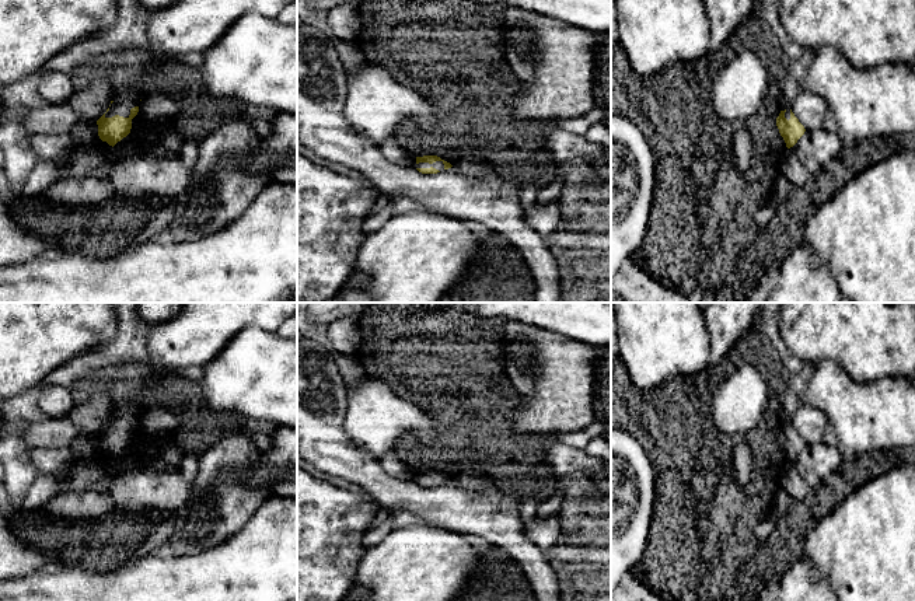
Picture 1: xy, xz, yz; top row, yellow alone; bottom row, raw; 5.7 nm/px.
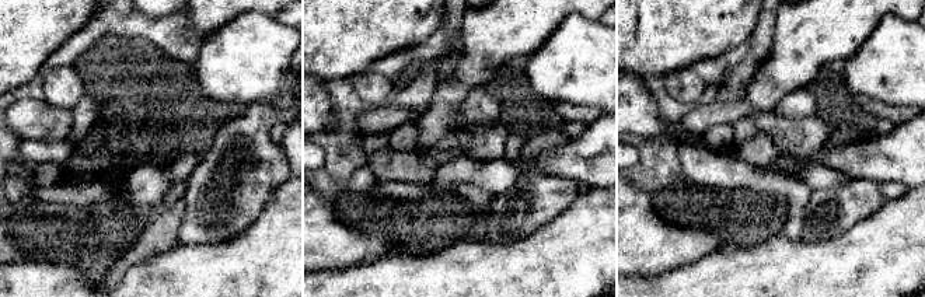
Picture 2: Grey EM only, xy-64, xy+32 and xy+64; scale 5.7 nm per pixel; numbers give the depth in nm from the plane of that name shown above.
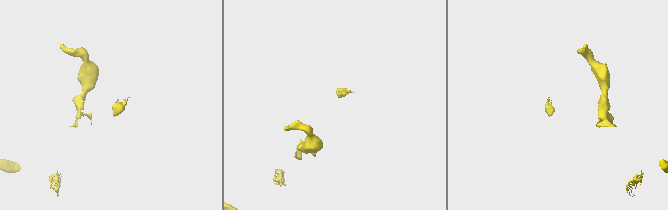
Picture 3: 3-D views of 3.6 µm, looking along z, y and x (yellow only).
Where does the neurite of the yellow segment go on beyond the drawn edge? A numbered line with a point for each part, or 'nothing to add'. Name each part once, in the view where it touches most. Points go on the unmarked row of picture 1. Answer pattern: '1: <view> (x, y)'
1: xz (439, 479)

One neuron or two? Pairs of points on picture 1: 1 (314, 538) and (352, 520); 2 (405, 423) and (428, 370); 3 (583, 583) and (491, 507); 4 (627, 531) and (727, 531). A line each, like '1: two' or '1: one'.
1: one
2: two
3: two
4: two

